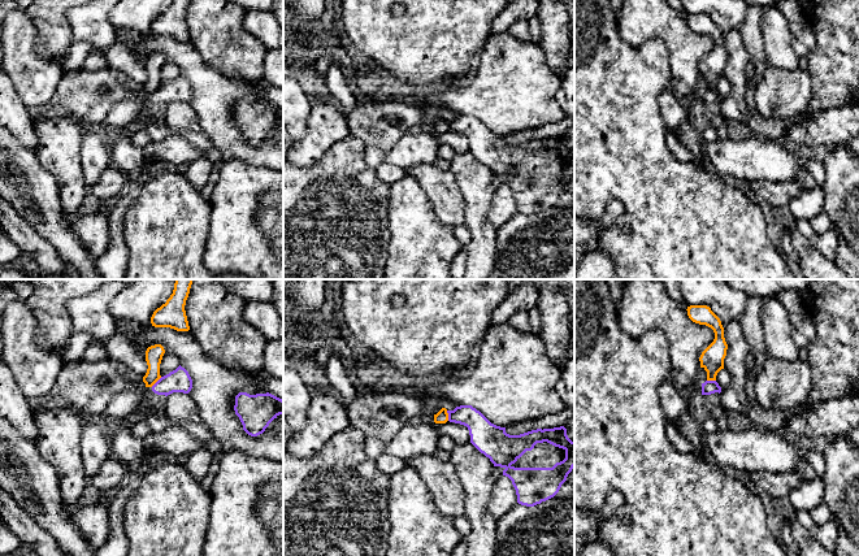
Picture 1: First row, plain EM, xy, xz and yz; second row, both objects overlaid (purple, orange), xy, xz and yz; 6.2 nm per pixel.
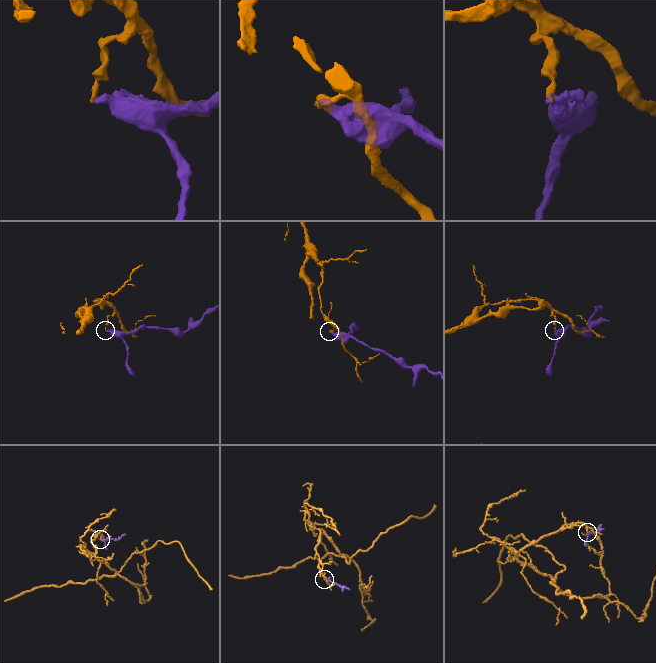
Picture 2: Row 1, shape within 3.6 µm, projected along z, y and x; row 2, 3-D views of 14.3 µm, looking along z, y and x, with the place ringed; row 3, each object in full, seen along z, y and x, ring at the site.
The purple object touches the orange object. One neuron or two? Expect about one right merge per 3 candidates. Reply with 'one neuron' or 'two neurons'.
two neurons

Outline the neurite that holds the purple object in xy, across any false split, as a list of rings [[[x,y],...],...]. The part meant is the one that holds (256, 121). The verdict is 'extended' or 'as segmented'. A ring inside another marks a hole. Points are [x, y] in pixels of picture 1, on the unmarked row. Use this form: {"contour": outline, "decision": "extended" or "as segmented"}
{"contour": [[[239,101],[235,105],[234,120],[243,139],[251,145],[257,145],[274,127],[283,123],[283,109],[269,101],[256,104]]], "decision": "as segmented"}

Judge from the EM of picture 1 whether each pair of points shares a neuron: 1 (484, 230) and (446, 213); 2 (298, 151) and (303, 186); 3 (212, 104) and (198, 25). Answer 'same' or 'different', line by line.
1: different
2: different
3: different

